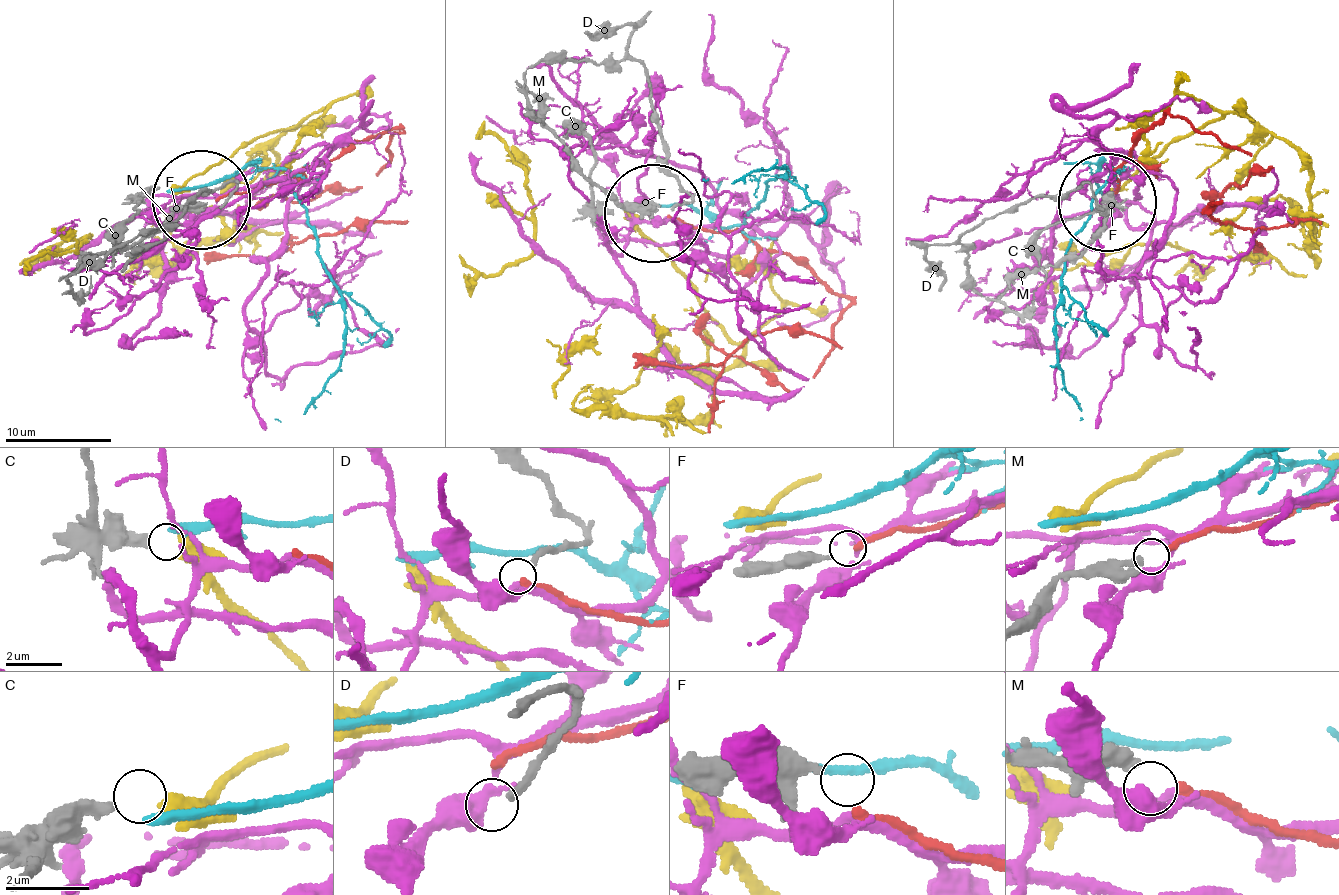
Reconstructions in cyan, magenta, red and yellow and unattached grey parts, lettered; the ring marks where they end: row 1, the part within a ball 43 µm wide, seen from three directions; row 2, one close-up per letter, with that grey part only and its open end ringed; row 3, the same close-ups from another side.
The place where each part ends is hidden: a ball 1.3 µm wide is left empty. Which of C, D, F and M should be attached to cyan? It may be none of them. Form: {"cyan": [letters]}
{"cyan": []}

